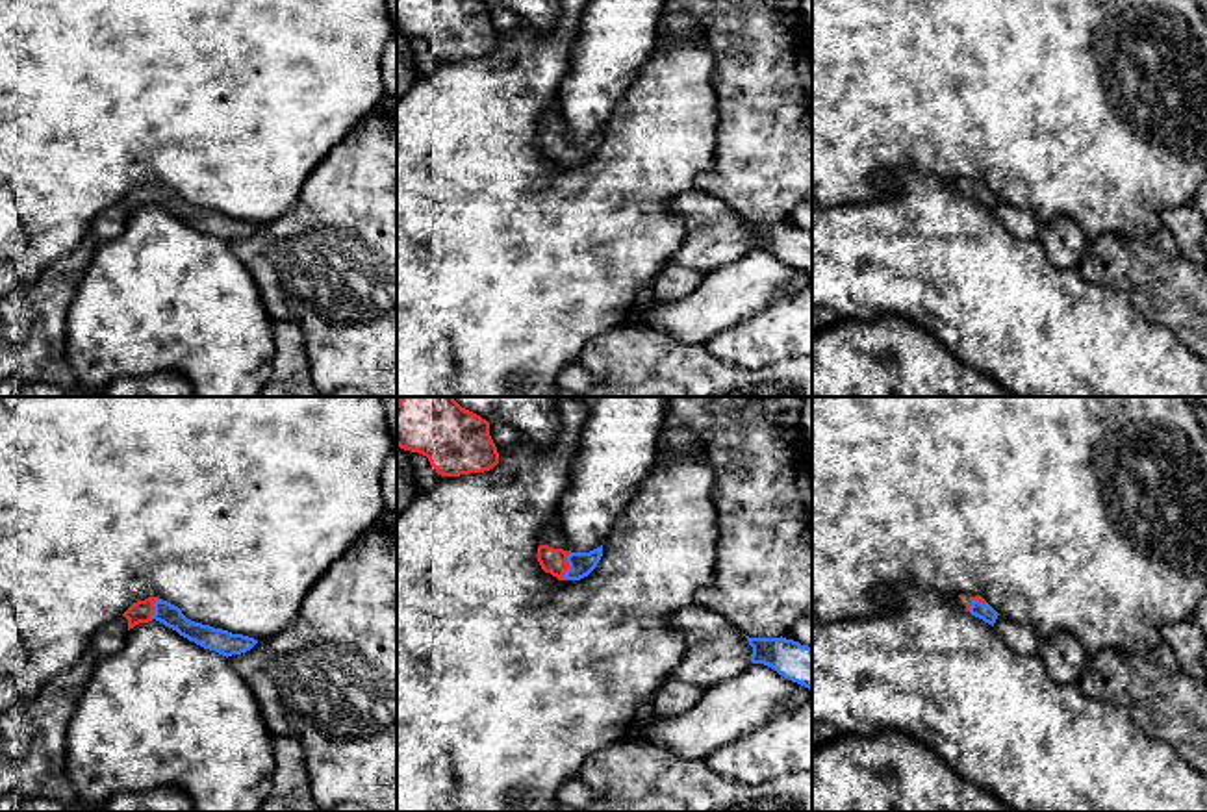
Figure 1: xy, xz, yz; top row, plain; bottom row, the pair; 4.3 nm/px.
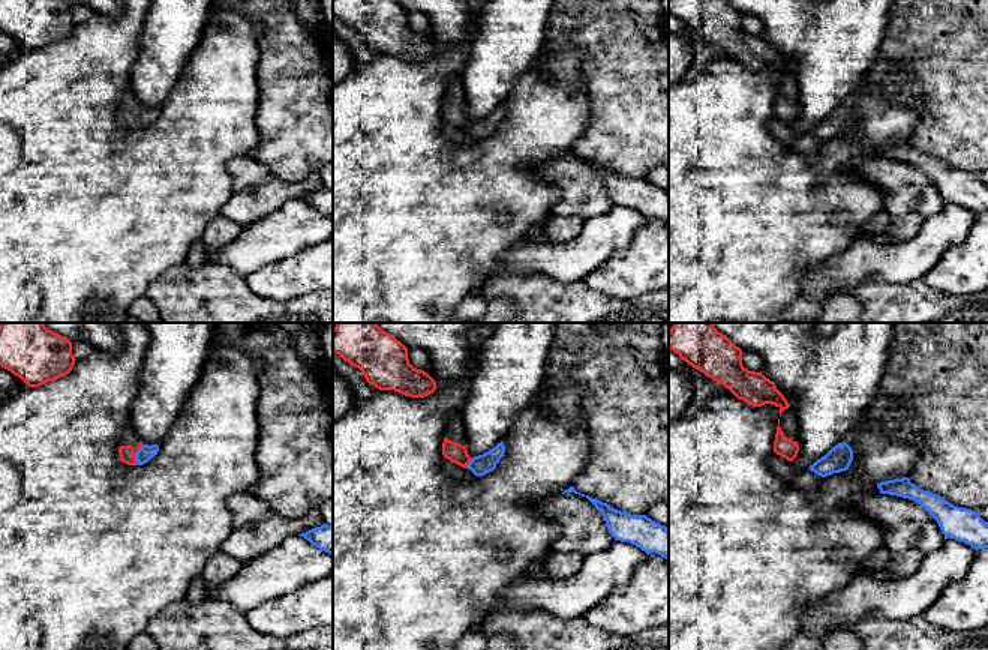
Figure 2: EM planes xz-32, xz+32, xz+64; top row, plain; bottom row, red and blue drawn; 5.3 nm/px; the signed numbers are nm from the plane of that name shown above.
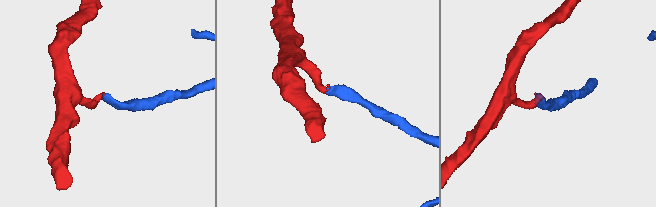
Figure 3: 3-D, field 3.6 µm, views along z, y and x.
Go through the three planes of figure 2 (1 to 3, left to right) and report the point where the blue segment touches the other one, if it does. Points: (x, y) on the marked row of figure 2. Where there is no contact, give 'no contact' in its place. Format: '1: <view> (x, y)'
1: xz-32 (134, 455)
2: xz+32 (470, 461)
3: no contact

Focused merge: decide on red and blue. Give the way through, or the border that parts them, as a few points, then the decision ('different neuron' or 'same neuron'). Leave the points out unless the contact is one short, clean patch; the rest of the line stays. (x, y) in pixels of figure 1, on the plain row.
runs through xz (553, 145), (568, 151), (581, 149); same neuron

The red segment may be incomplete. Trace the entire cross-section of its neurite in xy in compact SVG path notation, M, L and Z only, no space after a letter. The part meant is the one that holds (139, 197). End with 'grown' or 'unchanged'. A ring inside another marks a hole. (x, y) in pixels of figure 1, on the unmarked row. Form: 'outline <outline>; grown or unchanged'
outline M159 182L137 185L122 200L128 204L128 215L139 208L156 204L189 226L195 226L197 230L215 235L226 243L247 237L258 228L258 224L243 219L232 219L222 213L195 208L187 204L178 191L161 185Z; grown

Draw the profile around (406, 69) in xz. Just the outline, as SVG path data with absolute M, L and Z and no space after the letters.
M413 56L397 57L397 100L402 98L419 78L421 72Z

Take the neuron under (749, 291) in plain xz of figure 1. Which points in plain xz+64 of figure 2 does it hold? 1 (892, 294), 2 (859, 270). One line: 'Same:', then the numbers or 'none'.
Same: 2

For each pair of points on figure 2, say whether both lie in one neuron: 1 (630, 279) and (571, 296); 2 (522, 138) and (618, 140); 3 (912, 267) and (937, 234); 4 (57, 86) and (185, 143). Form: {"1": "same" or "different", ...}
{"1": "different", "2": "different", "3": "same", "4": "same"}

